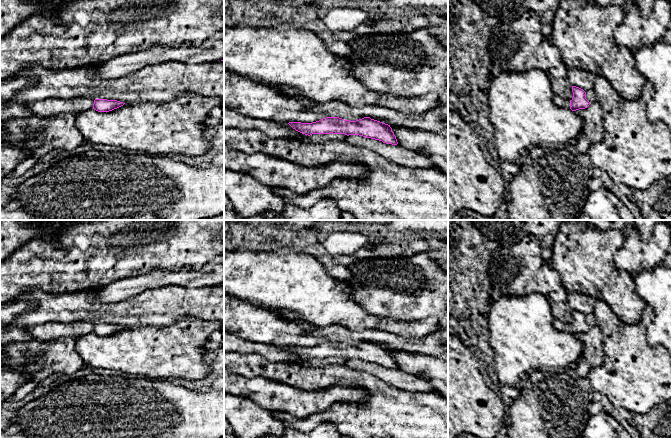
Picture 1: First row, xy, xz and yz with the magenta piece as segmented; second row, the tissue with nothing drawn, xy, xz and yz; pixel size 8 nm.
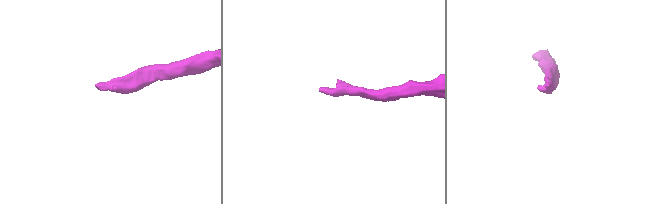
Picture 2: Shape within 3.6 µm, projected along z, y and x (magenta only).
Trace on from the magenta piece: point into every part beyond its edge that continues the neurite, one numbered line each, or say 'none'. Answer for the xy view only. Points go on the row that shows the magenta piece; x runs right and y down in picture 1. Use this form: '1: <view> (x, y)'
1: xy (49, 107)

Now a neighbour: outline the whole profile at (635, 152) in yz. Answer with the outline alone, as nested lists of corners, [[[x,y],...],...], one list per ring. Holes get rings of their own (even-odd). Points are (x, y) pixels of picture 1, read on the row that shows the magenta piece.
[[[597,75],[593,82],[597,103],[603,112],[604,135],[601,141],[592,144],[587,152],[592,164],[607,172],[616,184],[624,184],[632,189],[645,190],[652,184],[672,175],[672,130],[662,122],[652,123],[648,119],[648,102],[653,98],[655,89],[647,80],[637,100],[623,99],[603,76]]]

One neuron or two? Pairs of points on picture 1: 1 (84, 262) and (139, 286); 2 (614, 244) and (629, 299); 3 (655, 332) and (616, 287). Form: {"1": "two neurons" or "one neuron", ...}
{"1": "two neurons", "2": "one neuron", "3": "two neurons"}

